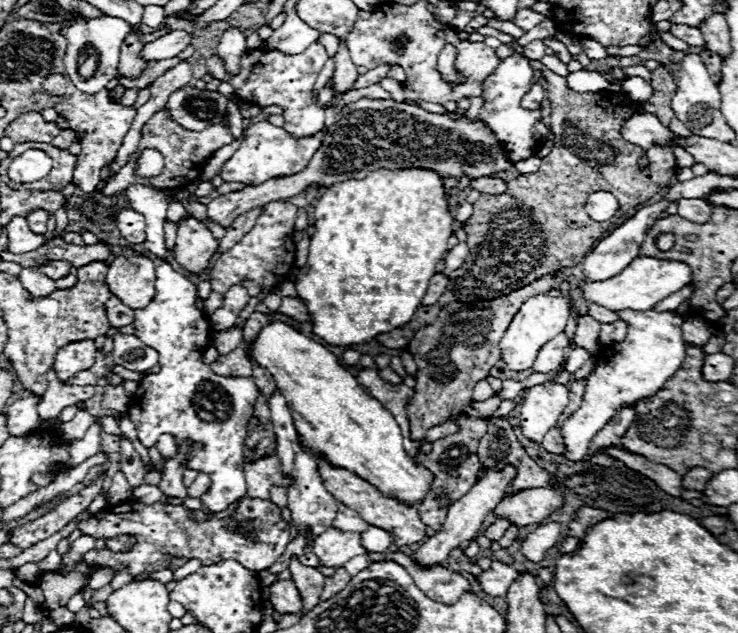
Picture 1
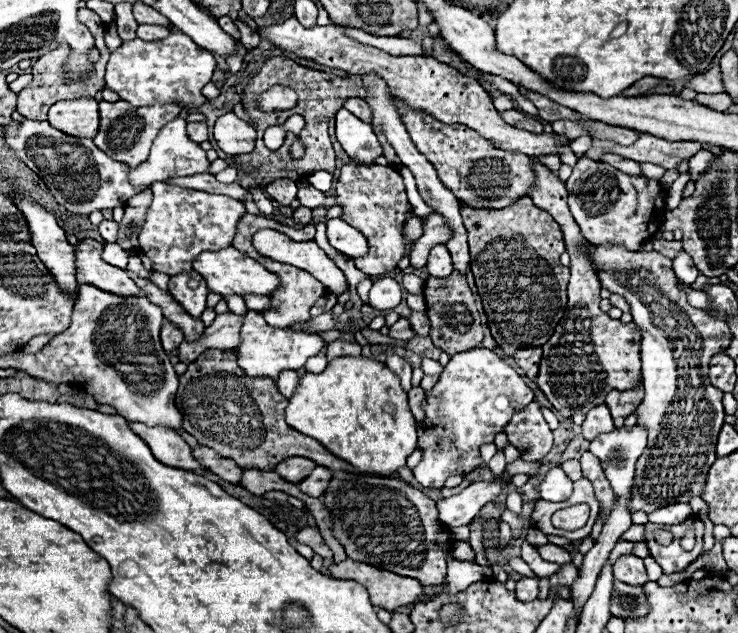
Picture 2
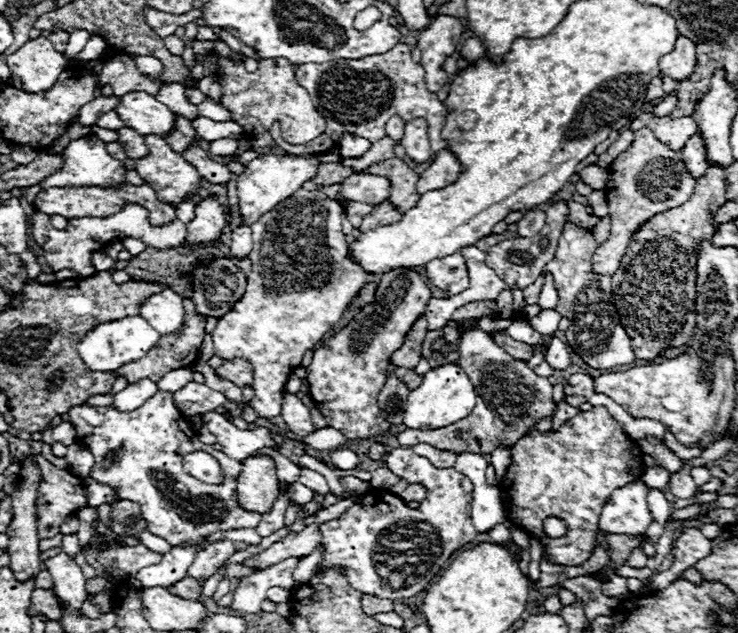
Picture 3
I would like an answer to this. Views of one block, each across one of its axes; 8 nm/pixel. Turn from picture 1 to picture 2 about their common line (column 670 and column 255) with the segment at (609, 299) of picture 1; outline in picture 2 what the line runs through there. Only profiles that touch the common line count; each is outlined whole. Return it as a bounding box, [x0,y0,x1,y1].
[192,246,280,296]

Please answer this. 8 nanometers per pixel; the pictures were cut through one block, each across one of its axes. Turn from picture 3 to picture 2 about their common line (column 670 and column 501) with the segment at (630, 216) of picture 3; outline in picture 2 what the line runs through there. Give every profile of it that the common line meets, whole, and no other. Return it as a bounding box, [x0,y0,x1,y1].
[392,96,534,208]

